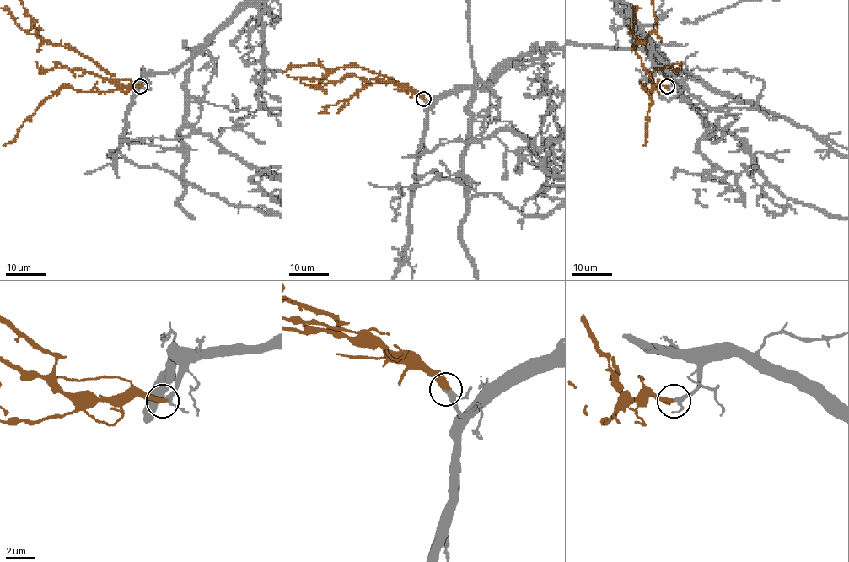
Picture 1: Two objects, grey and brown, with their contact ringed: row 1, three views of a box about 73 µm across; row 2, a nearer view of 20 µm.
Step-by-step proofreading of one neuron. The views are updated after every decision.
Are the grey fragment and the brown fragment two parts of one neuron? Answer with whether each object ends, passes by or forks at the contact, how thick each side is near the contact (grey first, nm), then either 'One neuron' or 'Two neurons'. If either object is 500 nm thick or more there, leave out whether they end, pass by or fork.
At the ring grey passes by. At the ring brown ends. Thickness 260 nm (grey) against 380 nm. One neuron

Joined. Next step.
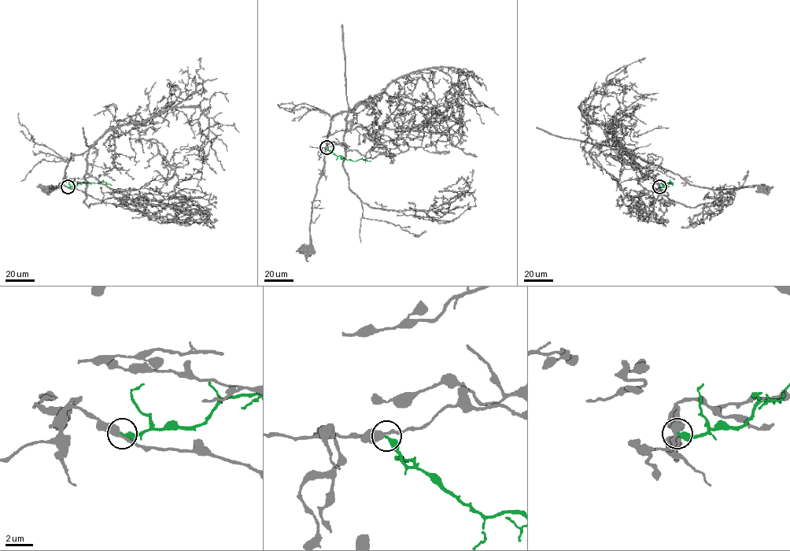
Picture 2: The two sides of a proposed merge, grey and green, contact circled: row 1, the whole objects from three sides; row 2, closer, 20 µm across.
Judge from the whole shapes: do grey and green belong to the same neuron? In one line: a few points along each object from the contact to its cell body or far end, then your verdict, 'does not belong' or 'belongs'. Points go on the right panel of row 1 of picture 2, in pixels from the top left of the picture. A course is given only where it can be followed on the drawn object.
grey via (658, 186), (656, 190), (661, 195), (657, 183), (624, 151), (697, 186), (762, 187) | green via (659, 186), (666, 186), (667, 183), (673, 183), (670, 181), (673, 185) | does not belong

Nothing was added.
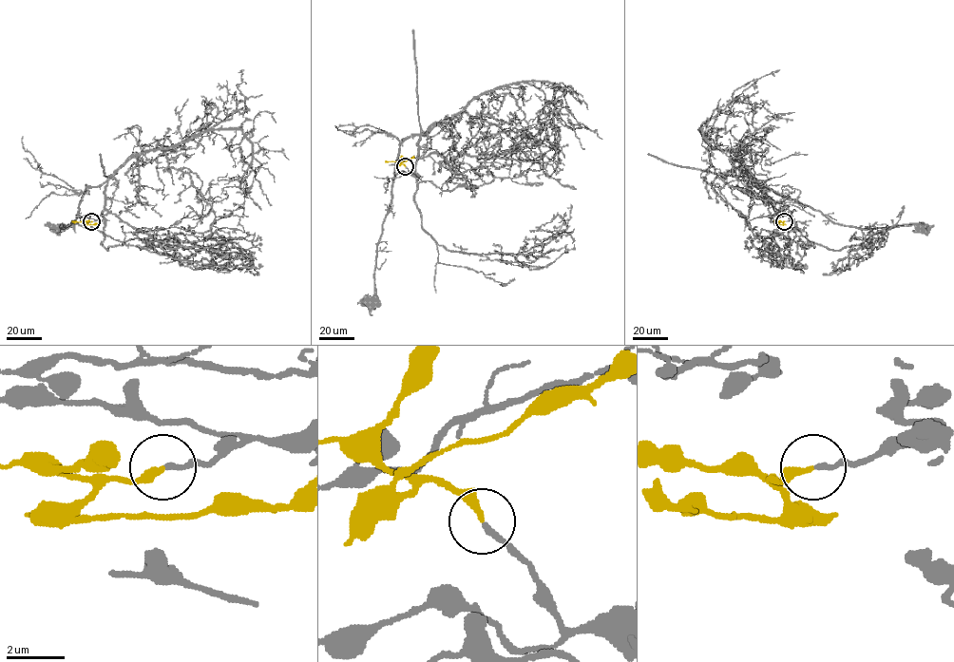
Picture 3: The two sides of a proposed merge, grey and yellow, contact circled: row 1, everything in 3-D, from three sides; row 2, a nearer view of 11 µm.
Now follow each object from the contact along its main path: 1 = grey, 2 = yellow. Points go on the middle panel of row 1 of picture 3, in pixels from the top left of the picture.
1: (405, 166), (417, 175), (419, 135), (406, 138), (400, 145), (391, 202), (377, 247), (374, 296), (370, 302)
2: (405, 166), (400, 164), (414, 157)

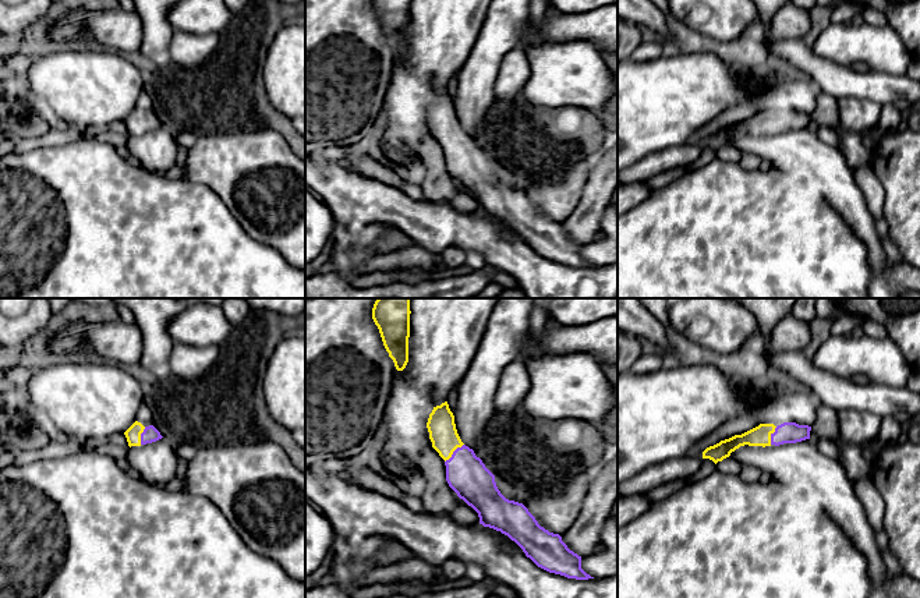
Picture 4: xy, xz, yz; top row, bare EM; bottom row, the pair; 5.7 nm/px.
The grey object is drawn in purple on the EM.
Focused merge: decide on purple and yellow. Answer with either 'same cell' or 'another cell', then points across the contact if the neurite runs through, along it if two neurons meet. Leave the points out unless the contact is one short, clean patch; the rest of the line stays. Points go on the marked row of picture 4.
same cell | across xz (466, 474), (459, 457), (453, 452), (443, 436), (441, 425)

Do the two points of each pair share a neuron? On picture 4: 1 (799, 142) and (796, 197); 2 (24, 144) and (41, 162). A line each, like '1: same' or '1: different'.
1: different
2: different

